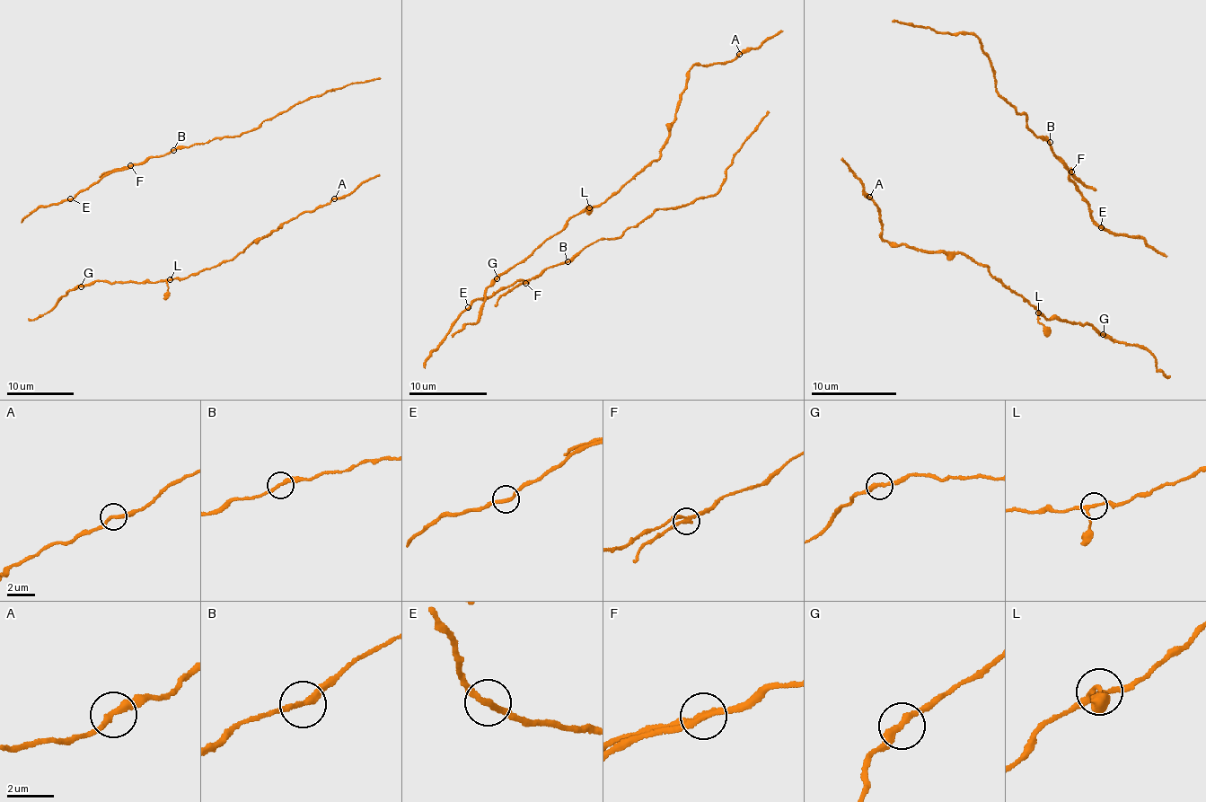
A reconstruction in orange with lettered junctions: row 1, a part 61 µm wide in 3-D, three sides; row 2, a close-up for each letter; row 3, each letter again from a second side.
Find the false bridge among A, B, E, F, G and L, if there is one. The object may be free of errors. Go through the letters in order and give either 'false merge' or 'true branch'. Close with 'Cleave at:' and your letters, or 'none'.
A: true branch
B: true branch
E: true branch
F: false merge
G: true branch
L: true branch
Cleave at: F

